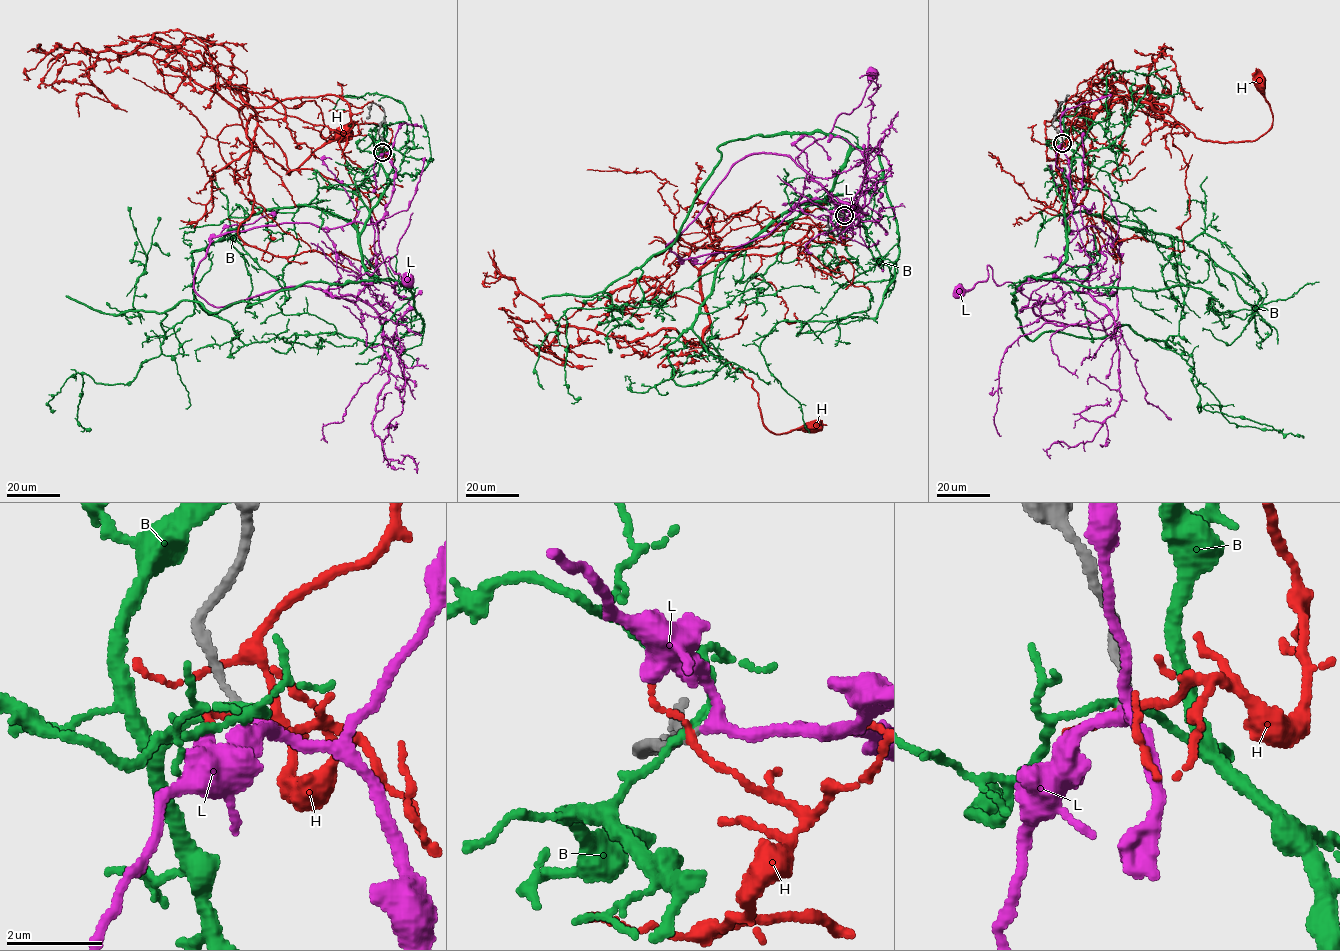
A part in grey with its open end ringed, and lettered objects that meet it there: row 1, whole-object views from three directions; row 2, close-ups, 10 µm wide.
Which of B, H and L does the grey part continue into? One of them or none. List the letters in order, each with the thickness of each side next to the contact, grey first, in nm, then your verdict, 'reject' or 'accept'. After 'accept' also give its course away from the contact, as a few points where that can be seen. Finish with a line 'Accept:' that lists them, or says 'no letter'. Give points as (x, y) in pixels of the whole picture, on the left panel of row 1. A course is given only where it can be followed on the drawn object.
B: 160/140 nm | reject
H: 140/120 nm | reject
L: 120/200 nm | accept | via (382, 151), (380, 220), (212, 237), (193, 290), (217, 307), (331, 295), (387, 257), (407, 279)
Accept: L

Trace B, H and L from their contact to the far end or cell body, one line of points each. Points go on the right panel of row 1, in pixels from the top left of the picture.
B: (1062, 142), (1066, 261), (1014, 292), (1025, 336), (1125, 324), (1192, 368), (1200, 412), (1302, 438)
H: (1062, 142), (1079, 112), (1058, 137), (1123, 96), (1200, 139), (1257, 140), (1273, 114), (1261, 81)
L: (1062, 142), (1063, 222), (1110, 237), (1117, 320), (1044, 319), (989, 266), (961, 290)

